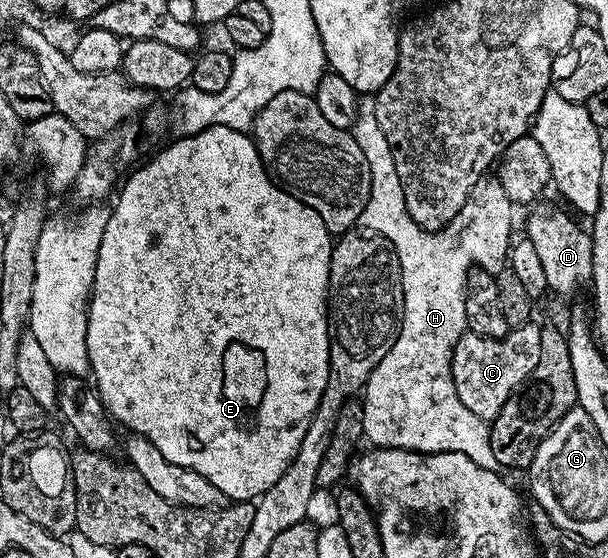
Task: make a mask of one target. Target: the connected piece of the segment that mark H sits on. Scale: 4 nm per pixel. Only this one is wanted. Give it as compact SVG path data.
M359 97L358 115L352 133L356 144L360 144L360 152L364 152L364 160L370 169L368 200L360 212L358 222L366 225L363 227L367 231L380 234L390 241L394 247L394 257L398 259L398 268L402 271L400 325L394 343L366 381L366 398L361 399L364 408L365 441L370 441L369 445L374 448L387 446L397 450L415 450L421 454L460 452L468 456L468 460L480 464L480 468L498 470L498 461L490 443L490 427L483 418L468 412L468 408L460 404L460 396L456 396L456 384L450 375L450 361L455 344L467 333L464 312L466 273L473 266L491 272L507 269L512 241L510 225L514 222L513 216L510 215L512 204L508 196L504 196L504 188L500 188L497 177L486 176L470 189L470 197L466 199L464 208L444 227L443 234L426 230L420 224L416 224L416 220L412 220L406 207L404 192L400 188L400 176L396 176L392 160L392 148L388 148L388 140L384 137L384 132L380 132L380 124L376 121L373 97Z

